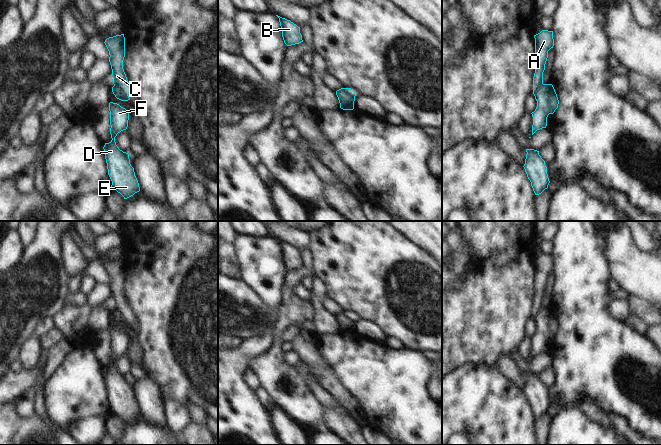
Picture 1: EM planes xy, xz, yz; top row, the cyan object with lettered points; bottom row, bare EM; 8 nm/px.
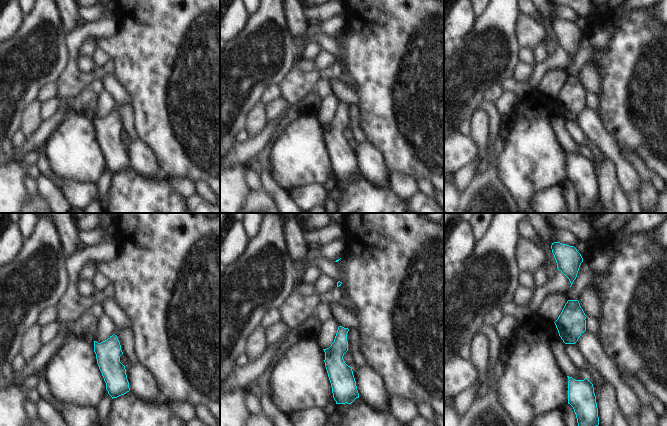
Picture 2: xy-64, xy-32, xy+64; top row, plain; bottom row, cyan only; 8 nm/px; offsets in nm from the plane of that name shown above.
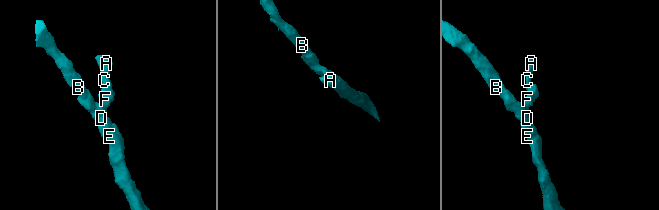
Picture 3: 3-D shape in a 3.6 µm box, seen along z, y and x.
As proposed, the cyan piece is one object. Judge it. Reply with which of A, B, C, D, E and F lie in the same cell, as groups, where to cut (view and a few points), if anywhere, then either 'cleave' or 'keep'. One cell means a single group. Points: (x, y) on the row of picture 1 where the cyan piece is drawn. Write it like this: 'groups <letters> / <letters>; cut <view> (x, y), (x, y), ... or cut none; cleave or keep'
groups A C / B D E F; cut xy (114, 84), (127, 93); cleave

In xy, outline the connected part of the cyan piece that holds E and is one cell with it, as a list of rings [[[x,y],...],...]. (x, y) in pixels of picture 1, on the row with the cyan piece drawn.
[[[109,103],[110,134],[112,140],[105,143],[103,149],[108,175],[112,181],[111,190],[116,190],[124,199],[140,191],[134,168],[130,164],[129,154],[118,148],[115,137],[128,127],[129,113],[117,103]]]

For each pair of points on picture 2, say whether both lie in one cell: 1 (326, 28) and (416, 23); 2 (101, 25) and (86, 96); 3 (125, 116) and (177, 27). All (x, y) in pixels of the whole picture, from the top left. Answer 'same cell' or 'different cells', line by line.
1: different cells
2: different cells
3: different cells

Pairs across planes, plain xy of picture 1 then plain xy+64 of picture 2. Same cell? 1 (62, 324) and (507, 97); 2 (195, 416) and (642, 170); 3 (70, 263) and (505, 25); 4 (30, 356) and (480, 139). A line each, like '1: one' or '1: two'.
1: two
2: one
3: two
4: one

